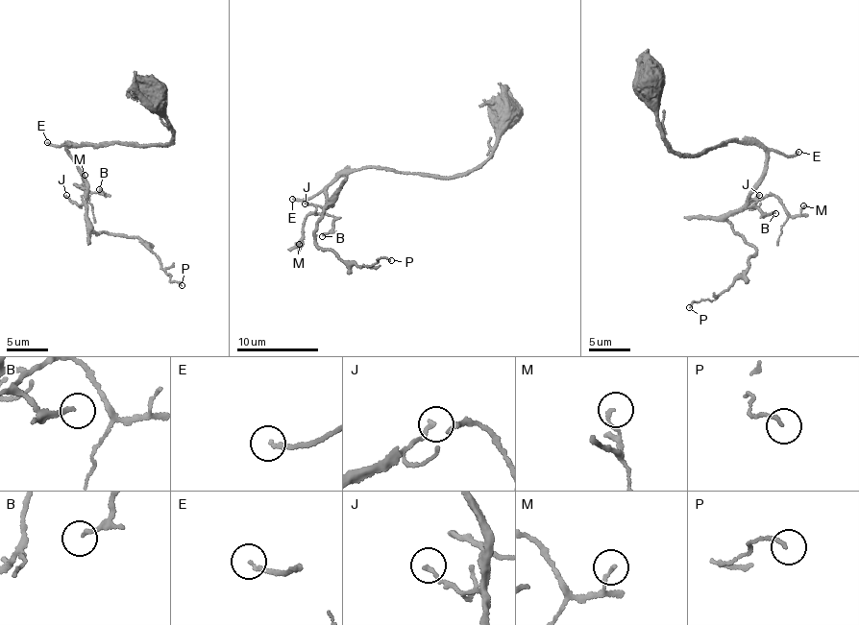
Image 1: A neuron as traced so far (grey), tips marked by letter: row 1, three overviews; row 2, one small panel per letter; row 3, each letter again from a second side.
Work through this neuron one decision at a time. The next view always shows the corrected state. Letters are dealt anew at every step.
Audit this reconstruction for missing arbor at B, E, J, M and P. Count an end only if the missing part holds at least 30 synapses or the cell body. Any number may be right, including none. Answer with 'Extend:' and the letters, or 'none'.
Extend: none

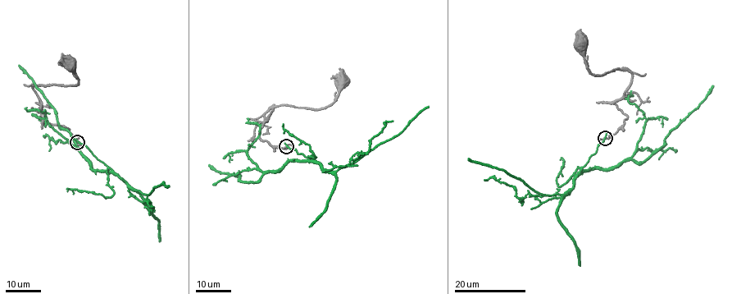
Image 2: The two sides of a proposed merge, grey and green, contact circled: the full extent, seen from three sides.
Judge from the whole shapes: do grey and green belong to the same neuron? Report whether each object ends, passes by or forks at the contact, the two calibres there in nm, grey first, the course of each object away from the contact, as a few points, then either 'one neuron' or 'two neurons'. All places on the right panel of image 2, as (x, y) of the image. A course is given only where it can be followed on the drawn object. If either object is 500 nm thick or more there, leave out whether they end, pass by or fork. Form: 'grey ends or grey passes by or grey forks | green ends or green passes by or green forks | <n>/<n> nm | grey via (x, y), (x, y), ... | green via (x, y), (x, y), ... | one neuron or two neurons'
grey passes by | green passes by | 110/170 nm | grey via (605, 138), (624, 124), (627, 117), (614, 103), (631, 73), (589, 71), (580, 43) | green via (605, 137), (583, 172), (643, 161), (663, 146), (666, 135), (696, 109), (713, 85) | two neurons

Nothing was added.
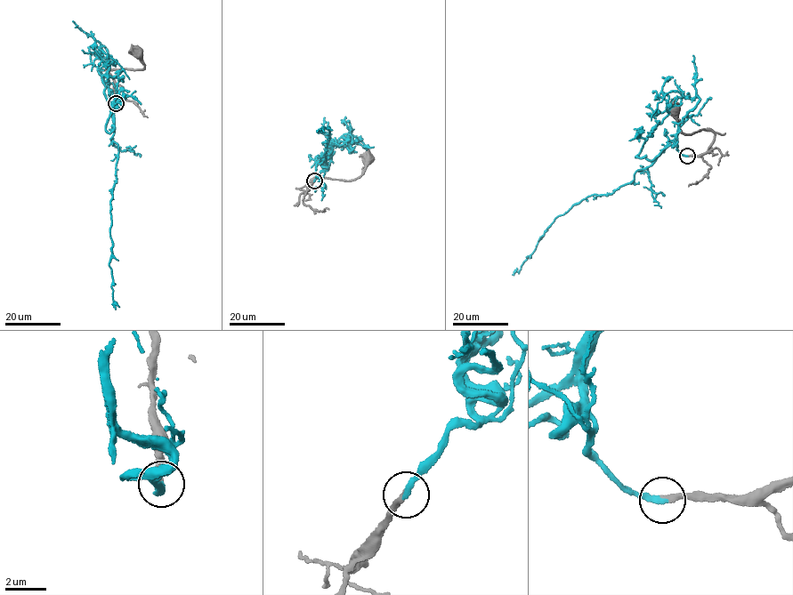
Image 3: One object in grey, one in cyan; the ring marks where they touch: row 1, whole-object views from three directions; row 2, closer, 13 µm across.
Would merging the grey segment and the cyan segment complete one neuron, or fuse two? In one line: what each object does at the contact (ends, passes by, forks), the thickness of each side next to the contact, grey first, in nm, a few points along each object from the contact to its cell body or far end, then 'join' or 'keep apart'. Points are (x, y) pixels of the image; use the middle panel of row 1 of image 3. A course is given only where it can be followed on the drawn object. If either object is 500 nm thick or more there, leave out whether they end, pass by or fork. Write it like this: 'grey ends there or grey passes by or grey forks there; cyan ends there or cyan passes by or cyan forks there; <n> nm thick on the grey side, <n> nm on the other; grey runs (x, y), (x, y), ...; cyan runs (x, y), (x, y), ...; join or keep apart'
grey ends there; cyan ends there; 280 nm thick on the grey side, 260 nm on the other; grey runs (313, 180), (307, 190), (307, 185), (321, 177), (351, 180), (362, 173), (368, 165), (368, 157); cyan runs (314, 180), (324, 172), (321, 159), (328, 157), (326, 160), (325, 154), (329, 127), (317, 131), (324, 132); join

